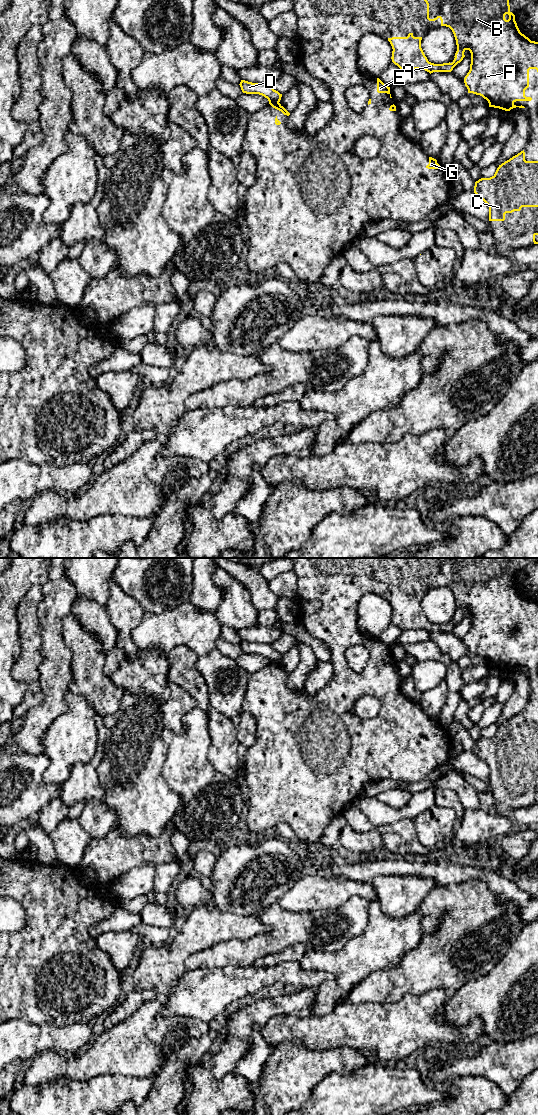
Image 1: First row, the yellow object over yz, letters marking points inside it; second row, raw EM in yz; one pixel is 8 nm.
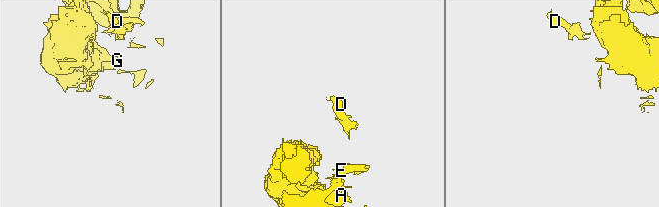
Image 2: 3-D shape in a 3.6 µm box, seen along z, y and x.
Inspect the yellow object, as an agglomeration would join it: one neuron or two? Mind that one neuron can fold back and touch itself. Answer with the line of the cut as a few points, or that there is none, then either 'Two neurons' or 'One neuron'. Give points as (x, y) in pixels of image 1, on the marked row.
Split along yz (269, 102), (278, 103). Two neurons

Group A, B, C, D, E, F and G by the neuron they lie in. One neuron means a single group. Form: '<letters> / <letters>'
A B C E F G / D

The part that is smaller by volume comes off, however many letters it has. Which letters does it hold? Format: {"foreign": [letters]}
{"foreign": ["D"]}

